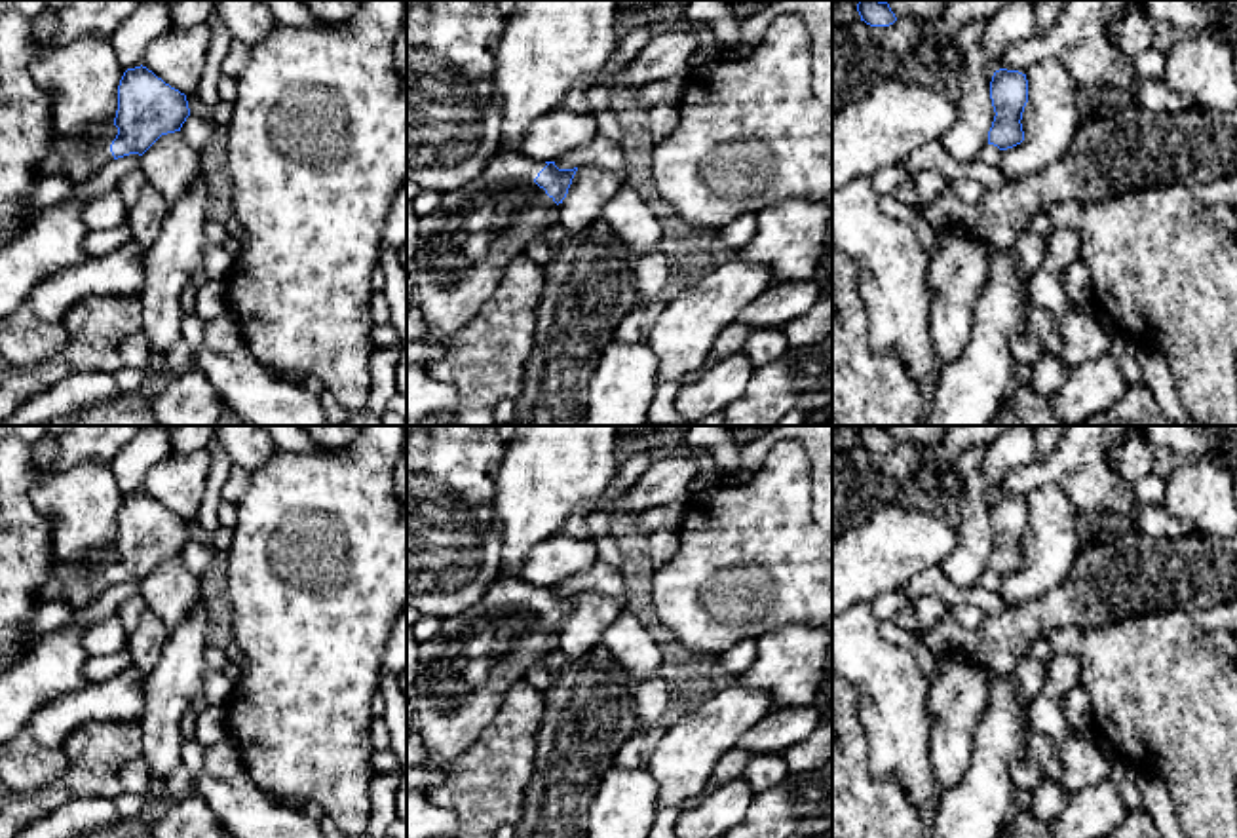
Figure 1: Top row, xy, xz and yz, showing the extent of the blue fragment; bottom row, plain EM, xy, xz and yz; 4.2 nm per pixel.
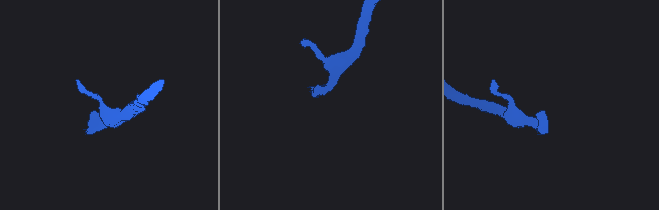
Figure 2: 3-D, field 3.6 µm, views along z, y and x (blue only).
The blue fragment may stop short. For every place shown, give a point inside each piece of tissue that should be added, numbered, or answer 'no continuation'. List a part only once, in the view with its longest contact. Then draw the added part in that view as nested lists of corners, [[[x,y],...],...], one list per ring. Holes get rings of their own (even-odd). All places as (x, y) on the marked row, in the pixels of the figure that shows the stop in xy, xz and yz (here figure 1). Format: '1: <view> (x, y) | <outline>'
1: xz (464, 247) | [[[500,152],[473,181],[443,194],[437,211],[420,219],[414,257],[414,302],[426,319],[428,344],[456,334],[492,296],[511,260],[545,232],[559,205],[534,179],[545,162]]]

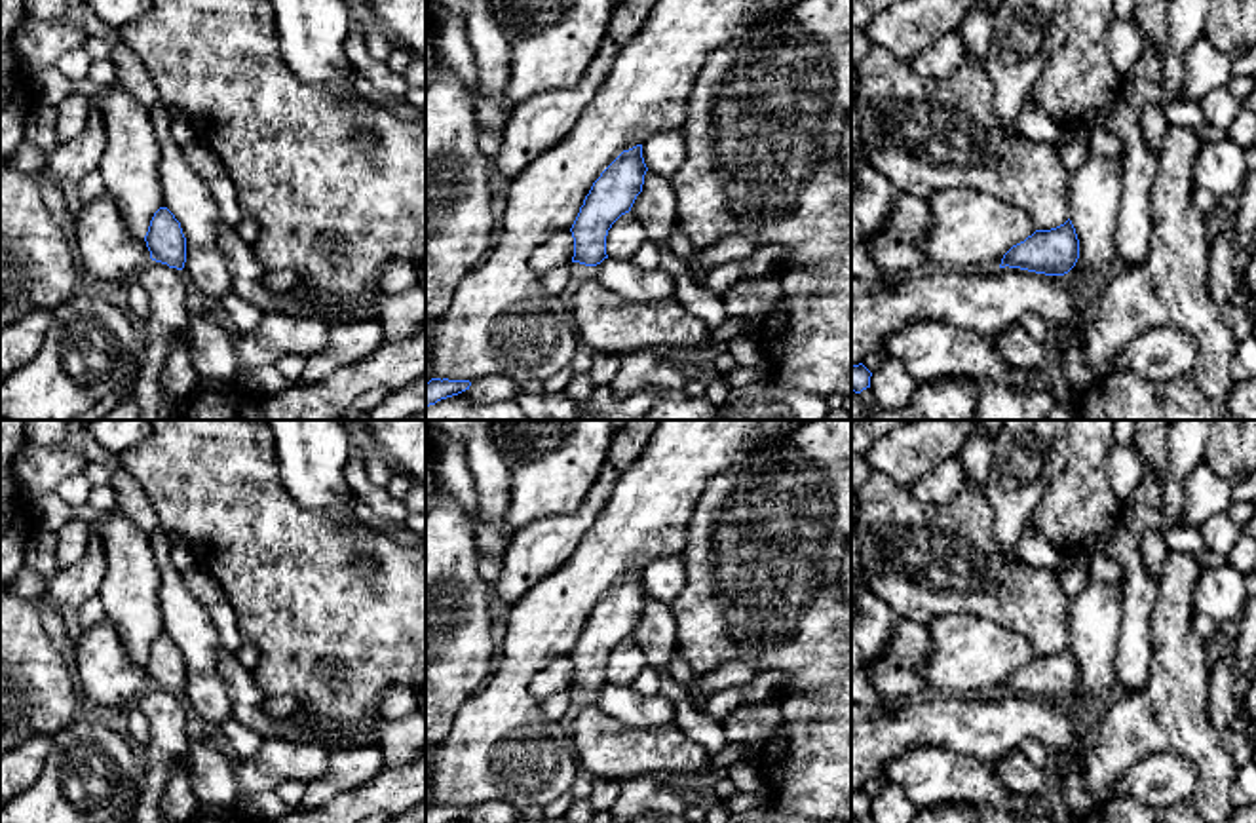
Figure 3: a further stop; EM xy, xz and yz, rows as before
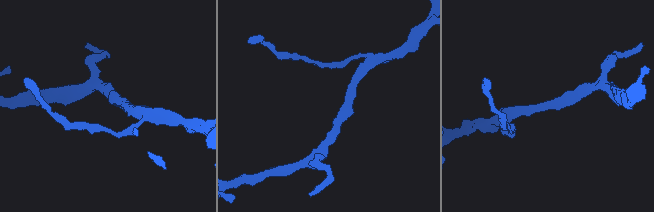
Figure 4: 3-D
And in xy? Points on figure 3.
no continuation

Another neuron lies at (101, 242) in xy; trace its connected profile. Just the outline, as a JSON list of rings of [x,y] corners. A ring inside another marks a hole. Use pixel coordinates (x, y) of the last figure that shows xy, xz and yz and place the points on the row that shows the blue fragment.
[[[110,194],[84,203],[74,217],[74,255],[91,278],[120,283],[135,278],[148,262],[144,239],[127,232],[118,203]]]

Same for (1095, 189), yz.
[[[1089,154],[1068,179],[1068,219],[1079,239],[1079,258],[1068,272],[1081,279],[1104,272],[1117,258],[1115,228],[1123,196],[1123,165],[1117,158]]]

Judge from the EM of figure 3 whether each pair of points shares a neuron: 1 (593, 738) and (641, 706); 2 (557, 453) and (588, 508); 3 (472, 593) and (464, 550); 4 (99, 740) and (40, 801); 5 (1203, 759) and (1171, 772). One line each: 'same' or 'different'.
1: different
2: different
3: same
4: same
5: different

